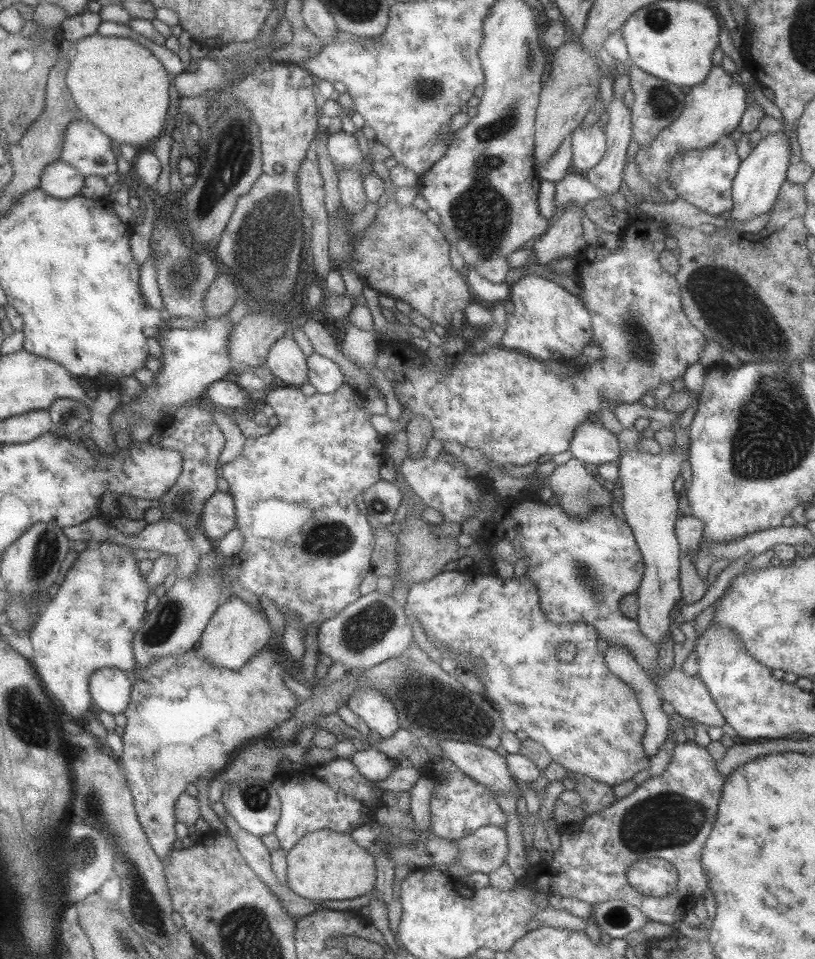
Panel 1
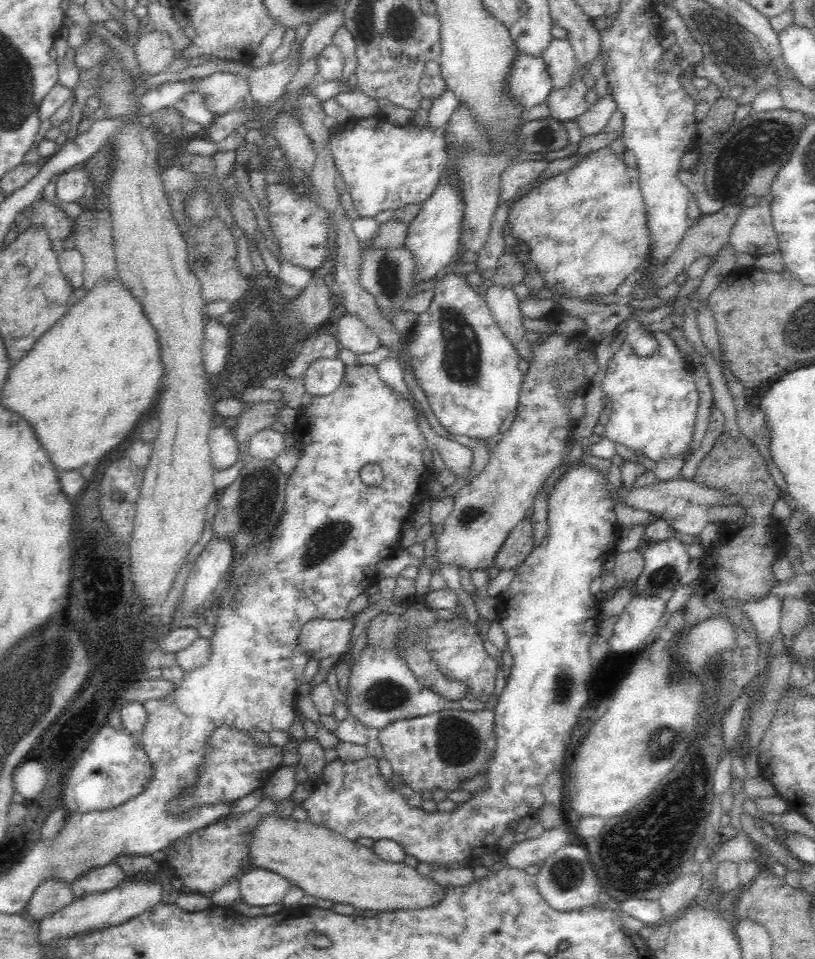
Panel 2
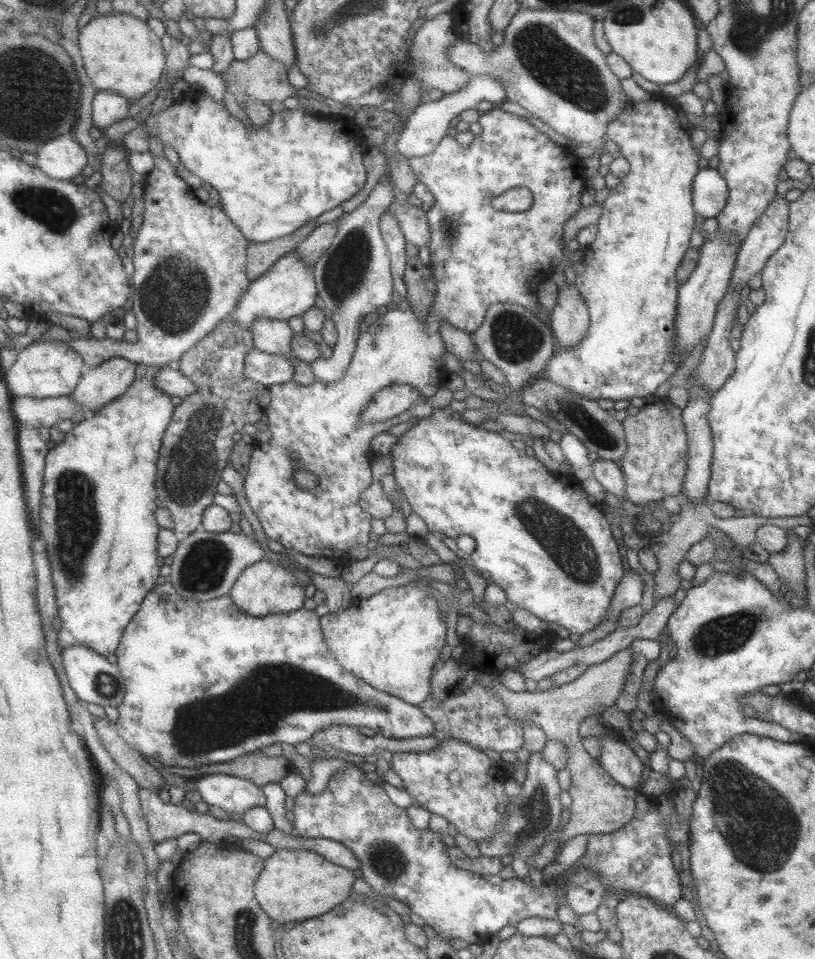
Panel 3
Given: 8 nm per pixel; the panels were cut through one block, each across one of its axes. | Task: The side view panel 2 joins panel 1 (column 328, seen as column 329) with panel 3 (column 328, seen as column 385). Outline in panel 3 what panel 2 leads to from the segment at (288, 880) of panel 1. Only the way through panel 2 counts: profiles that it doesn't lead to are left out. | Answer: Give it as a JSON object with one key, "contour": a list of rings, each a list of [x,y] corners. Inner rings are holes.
{"contour":[[[281,849],[264,859],[263,868],[253,882],[253,896],[279,927],[285,922],[315,918],[341,904],[352,893],[353,880],[352,870],[337,866],[313,851]]]}

